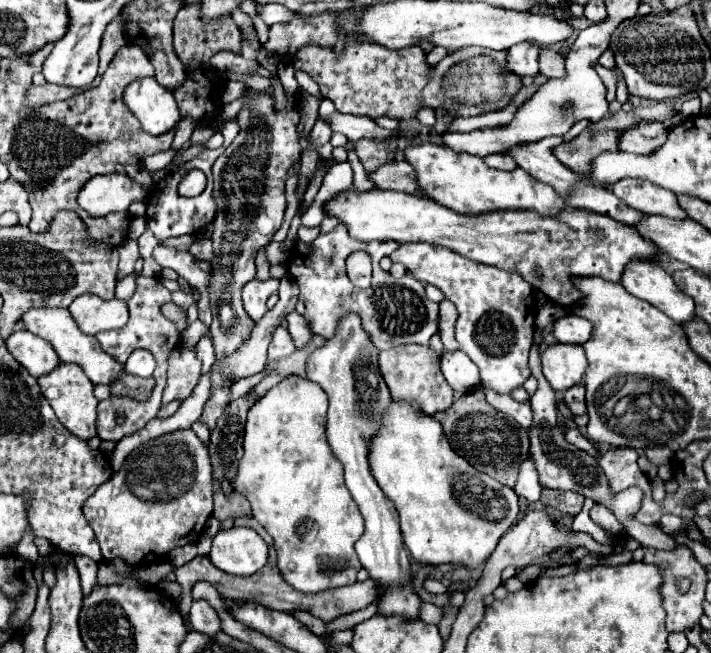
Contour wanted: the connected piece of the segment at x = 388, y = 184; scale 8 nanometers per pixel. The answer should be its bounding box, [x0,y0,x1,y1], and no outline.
[370,162,420,194]

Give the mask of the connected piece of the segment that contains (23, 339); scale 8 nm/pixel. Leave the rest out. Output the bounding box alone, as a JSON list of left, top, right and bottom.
[6,332,60,378]

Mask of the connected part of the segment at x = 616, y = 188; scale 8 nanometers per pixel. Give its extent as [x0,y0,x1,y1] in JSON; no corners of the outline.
[612,178,688,220]

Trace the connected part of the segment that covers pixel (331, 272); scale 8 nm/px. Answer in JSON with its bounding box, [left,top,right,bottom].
[286,224,438,350]

